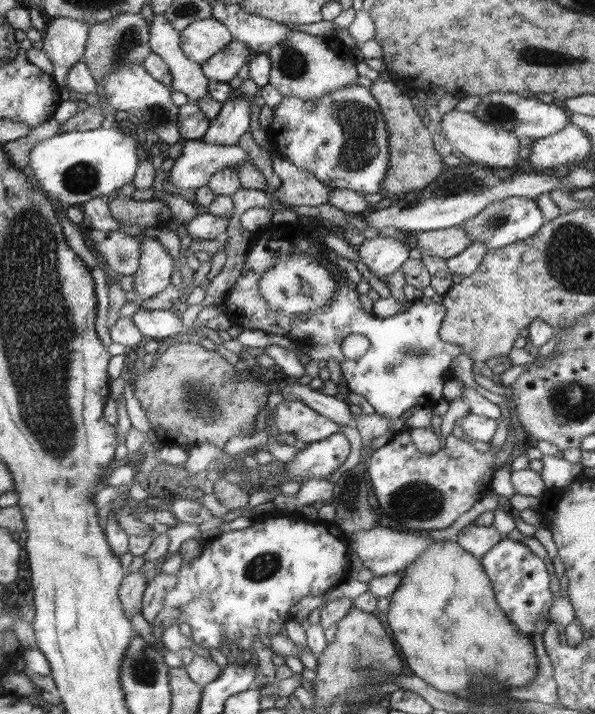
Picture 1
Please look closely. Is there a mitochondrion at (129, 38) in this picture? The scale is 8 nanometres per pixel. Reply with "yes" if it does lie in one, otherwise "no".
yes

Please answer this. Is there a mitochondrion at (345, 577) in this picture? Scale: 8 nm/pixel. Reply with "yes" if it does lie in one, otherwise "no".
no

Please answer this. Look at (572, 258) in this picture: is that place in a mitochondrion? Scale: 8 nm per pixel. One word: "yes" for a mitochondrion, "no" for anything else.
yes

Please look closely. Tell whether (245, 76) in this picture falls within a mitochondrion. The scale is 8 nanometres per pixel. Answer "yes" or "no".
no

